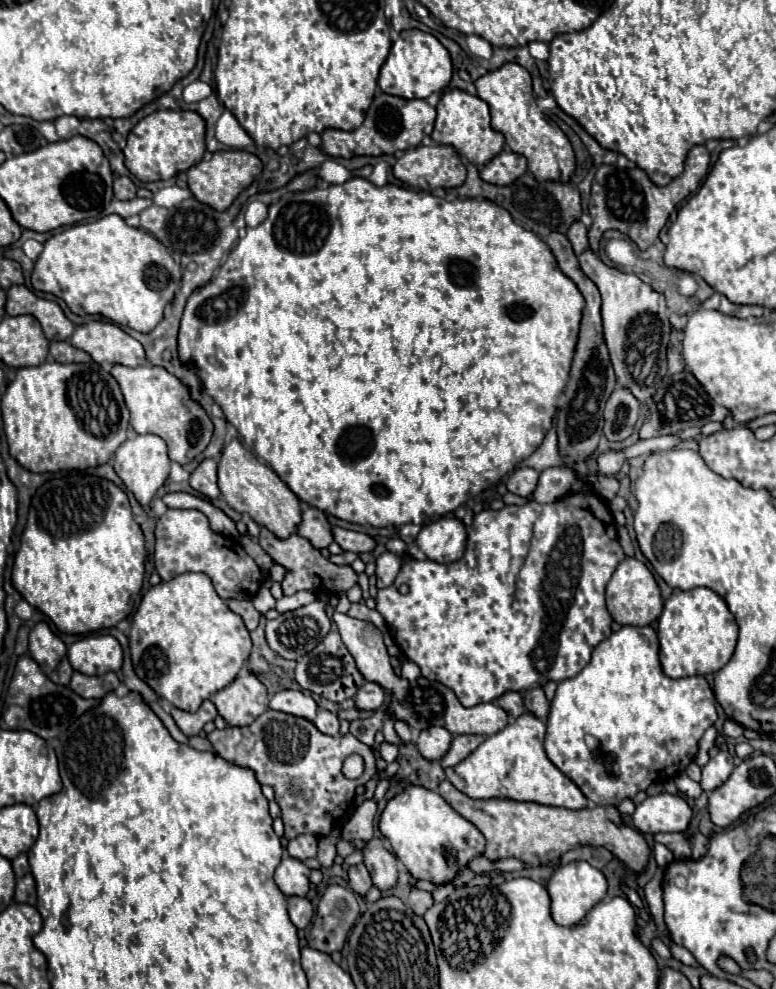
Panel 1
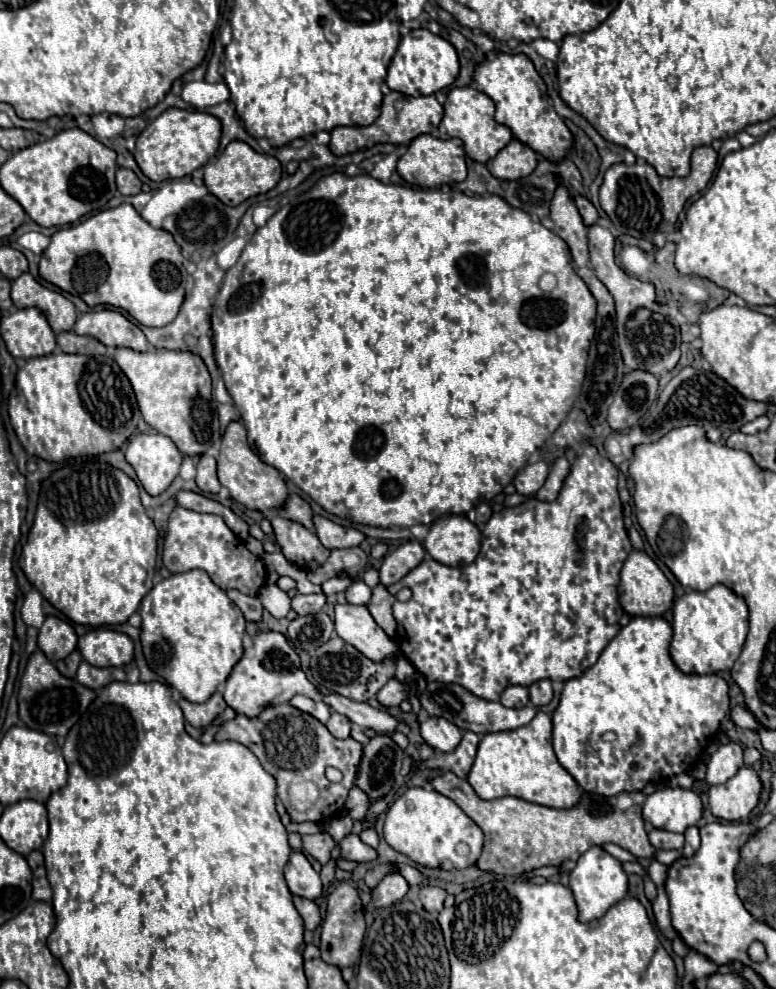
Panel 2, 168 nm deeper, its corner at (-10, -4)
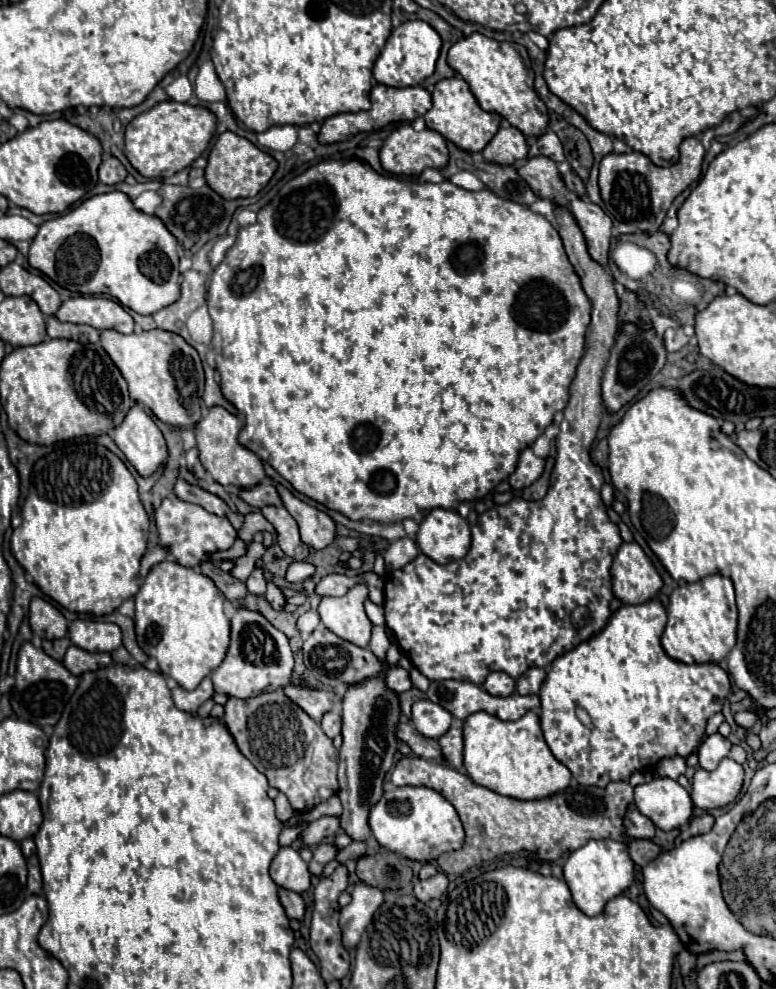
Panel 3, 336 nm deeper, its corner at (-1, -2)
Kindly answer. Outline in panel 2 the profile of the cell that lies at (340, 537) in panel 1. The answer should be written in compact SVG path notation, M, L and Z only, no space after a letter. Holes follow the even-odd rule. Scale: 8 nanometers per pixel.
M313 516L313 524L315 524L315 534L321 540L321 544L327 550L343 550L343 548L353 548L359 546L363 542L363 534L355 528L343 528L323 516Z

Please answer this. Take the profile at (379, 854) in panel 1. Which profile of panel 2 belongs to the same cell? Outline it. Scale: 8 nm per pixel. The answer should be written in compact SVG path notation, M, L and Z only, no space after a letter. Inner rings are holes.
M395 872L395 874L385 876L371 890L371 902L369 902L369 906L365 910L373 912L373 910L379 910L379 908L385 908L385 906L391 906L391 904L403 900L403 896L407 894L407 888L409 888L409 884L405 882L405 878L401 874Z

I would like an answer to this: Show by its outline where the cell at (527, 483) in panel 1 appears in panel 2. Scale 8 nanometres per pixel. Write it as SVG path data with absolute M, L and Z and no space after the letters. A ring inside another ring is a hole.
M539 460L539 462L533 462L533 464L527 464L517 476L515 476L515 488L519 494L523 496L533 496L545 482L549 474L549 464Z

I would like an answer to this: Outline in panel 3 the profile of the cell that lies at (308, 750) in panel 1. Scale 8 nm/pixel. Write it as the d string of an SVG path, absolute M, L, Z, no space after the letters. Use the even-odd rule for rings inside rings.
M282 690L258 694L246 702L230 698L224 708L224 726L238 750L268 778L270 786L286 794L294 812L302 814L338 792L338 750L322 734L320 724L290 702Z

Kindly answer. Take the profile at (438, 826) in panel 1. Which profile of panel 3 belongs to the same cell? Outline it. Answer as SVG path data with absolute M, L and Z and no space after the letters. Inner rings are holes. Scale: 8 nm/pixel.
M424 786L388 788L370 812L370 828L380 846L418 862L436 860L444 852L460 850L464 828L454 806L436 790Z

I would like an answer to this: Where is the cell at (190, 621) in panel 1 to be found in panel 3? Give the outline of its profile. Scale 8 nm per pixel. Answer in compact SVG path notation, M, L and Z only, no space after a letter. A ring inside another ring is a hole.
M172 560L156 564L146 576L144 584L136 594L134 622L136 622L136 640L144 650L144 654L148 658L156 658L160 672L164 676L174 678L178 686L182 686L184 690L194 690L202 682L202 678L206 678L214 668L218 668L230 644L230 620L224 612L224 596L220 594L220 590L204 574L192 568L178 566Z

